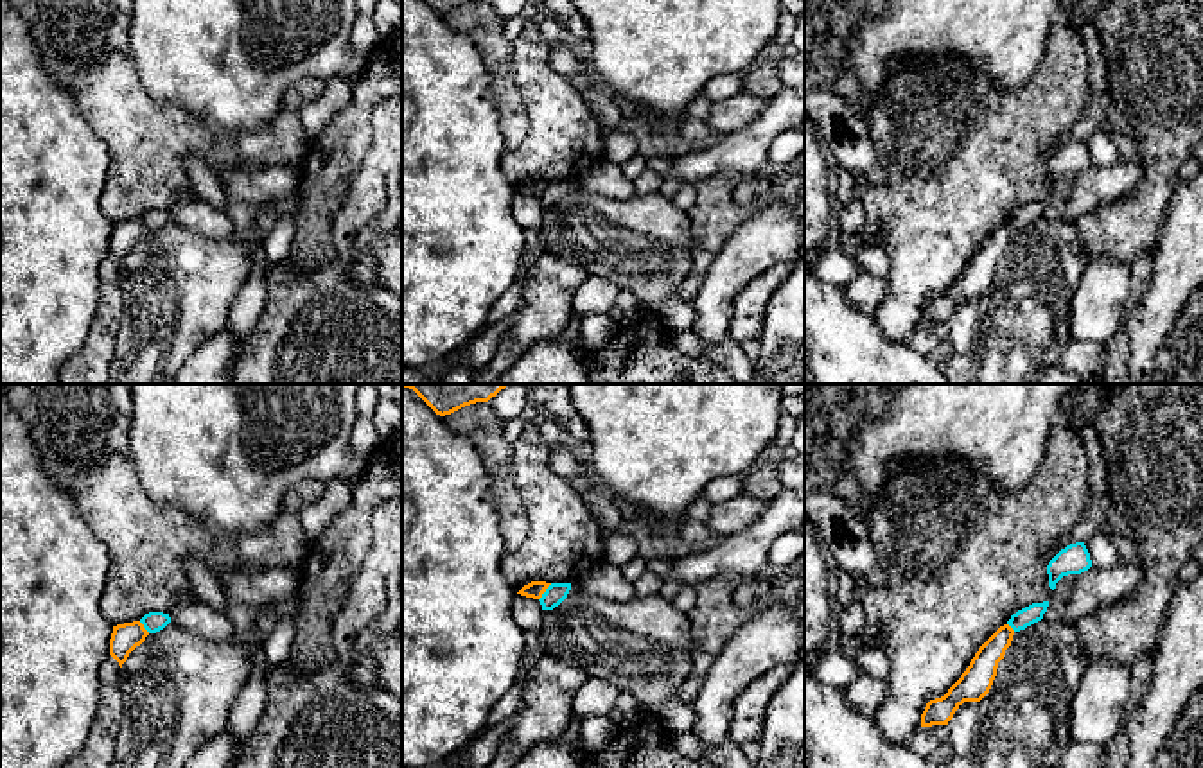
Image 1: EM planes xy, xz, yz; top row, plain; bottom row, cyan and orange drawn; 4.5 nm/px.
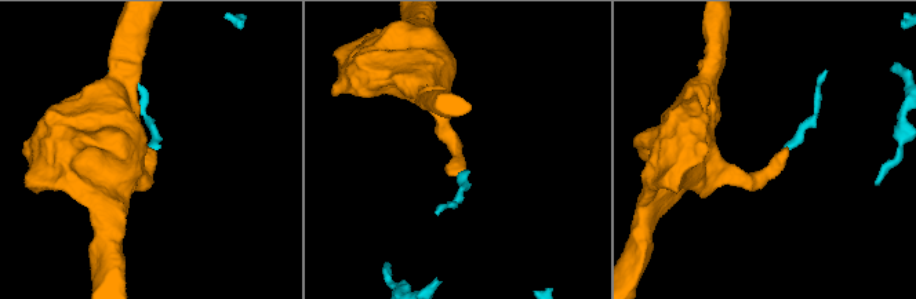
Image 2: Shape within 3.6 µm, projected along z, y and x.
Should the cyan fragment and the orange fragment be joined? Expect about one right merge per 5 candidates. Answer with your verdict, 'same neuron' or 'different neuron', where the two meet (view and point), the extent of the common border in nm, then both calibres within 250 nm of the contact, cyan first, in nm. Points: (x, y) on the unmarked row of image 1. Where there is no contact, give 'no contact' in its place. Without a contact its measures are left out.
different neuron | xz (544, 191) | 100 nm | 90/80 nm

